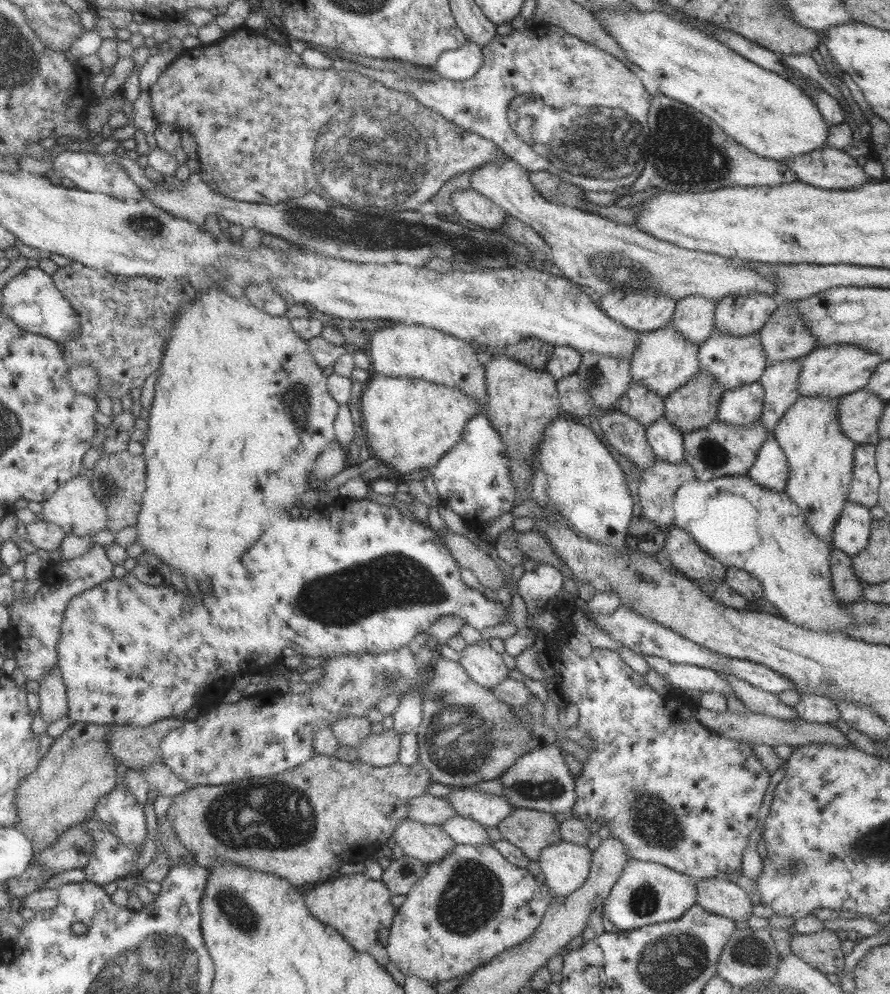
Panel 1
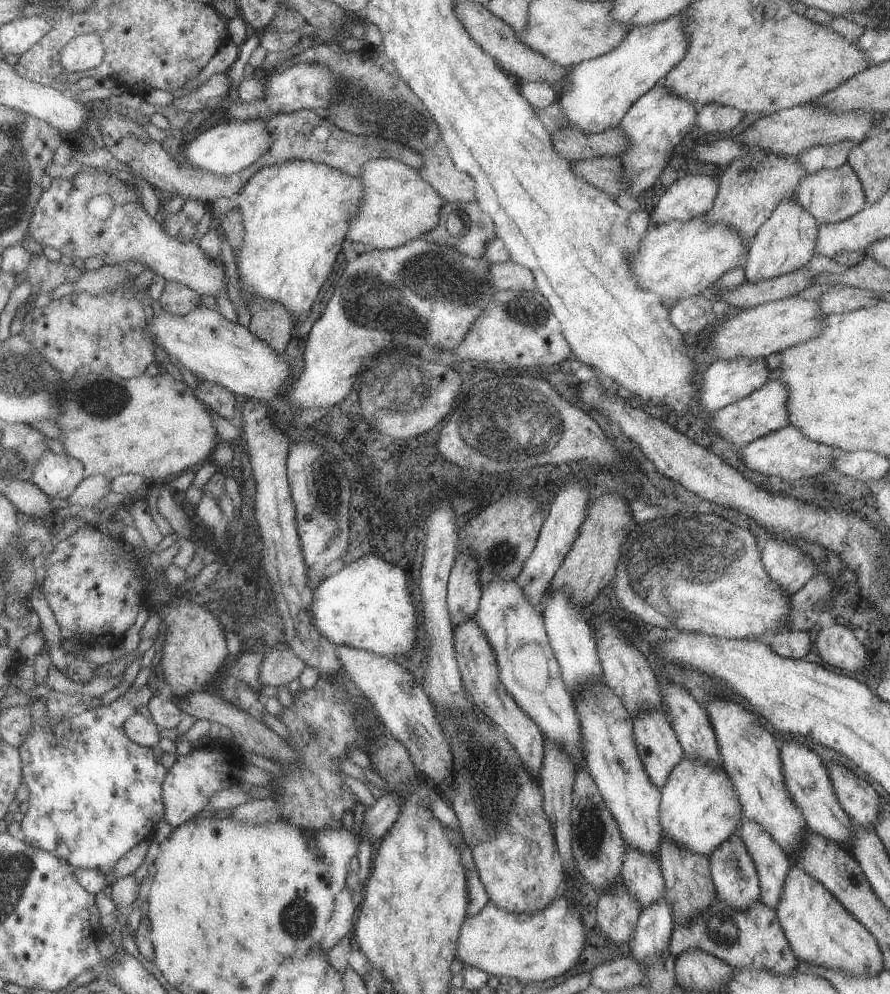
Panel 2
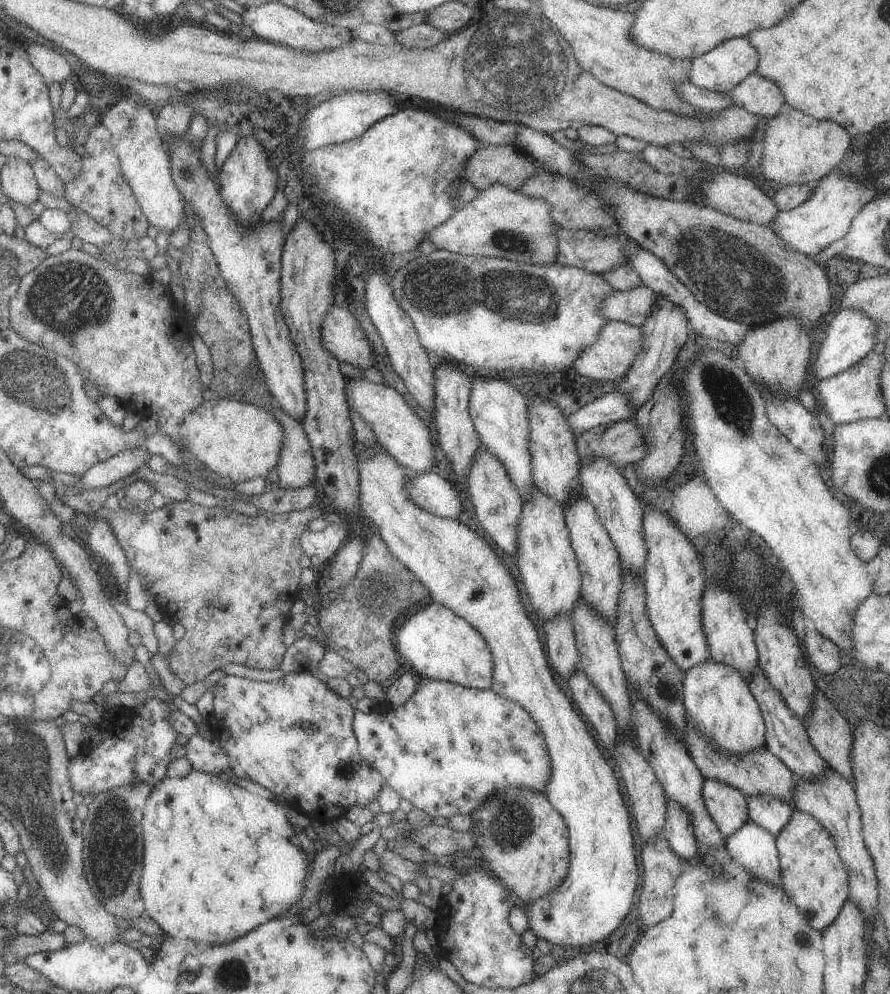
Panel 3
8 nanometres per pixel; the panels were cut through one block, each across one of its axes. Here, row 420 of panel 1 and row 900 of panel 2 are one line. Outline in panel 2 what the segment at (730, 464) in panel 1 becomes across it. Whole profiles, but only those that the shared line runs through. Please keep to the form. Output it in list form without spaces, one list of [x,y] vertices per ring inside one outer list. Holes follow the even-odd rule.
[[[716,899],[704,914],[698,914],[688,924],[675,923],[670,954],[677,958],[691,949],[704,950],[736,970],[766,970],[778,976],[792,974],[799,961],[784,935],[777,910],[761,901],[746,910],[734,910],[734,906],[726,906],[726,902]]]

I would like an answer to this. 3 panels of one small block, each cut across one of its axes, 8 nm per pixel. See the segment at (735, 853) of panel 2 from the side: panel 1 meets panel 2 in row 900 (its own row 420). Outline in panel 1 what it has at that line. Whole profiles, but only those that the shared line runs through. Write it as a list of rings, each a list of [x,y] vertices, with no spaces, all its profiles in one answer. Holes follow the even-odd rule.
[[[761,382],[725,390],[718,410],[718,420],[734,426],[750,426],[761,420],[764,390]]]

